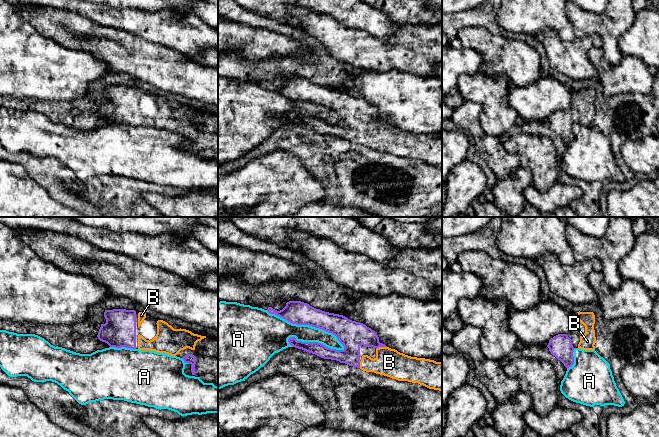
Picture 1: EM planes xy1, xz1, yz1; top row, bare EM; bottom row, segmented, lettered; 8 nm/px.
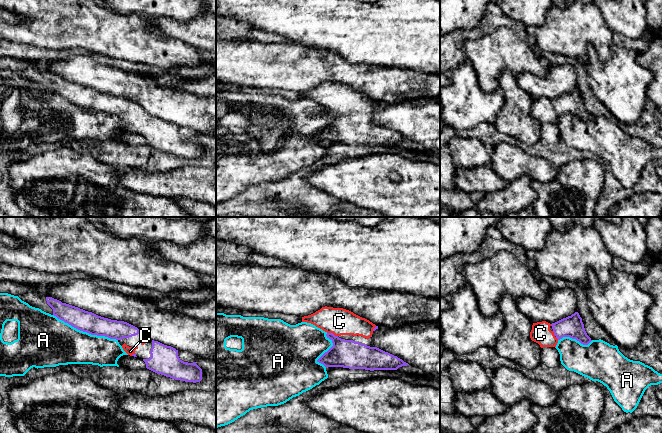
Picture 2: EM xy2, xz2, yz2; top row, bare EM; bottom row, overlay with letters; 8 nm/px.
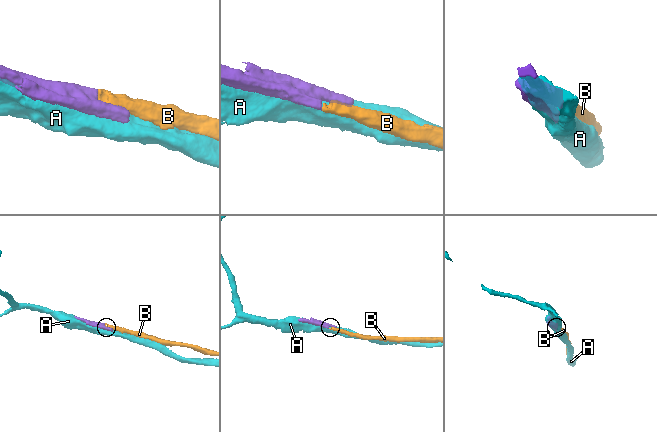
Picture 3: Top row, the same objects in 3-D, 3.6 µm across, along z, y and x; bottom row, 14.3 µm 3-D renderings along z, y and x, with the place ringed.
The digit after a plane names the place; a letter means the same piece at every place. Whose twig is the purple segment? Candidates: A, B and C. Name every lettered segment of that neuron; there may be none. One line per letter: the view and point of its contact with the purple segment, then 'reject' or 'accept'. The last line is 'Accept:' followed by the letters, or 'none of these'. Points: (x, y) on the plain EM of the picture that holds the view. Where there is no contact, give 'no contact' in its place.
A: contact xz1 (307, 100); reject
B: contact xz1 (381, 122); accept
C: contact xz2 (332, 109); accept
Accept: B, C

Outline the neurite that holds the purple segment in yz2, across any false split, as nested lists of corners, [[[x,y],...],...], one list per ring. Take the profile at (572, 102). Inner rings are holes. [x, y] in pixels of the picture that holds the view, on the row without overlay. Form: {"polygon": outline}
{"polygon": [[[578,88],[552,99],[551,102],[558,116],[563,113],[570,113],[583,121],[588,121],[592,117],[585,107],[582,94]]]}

